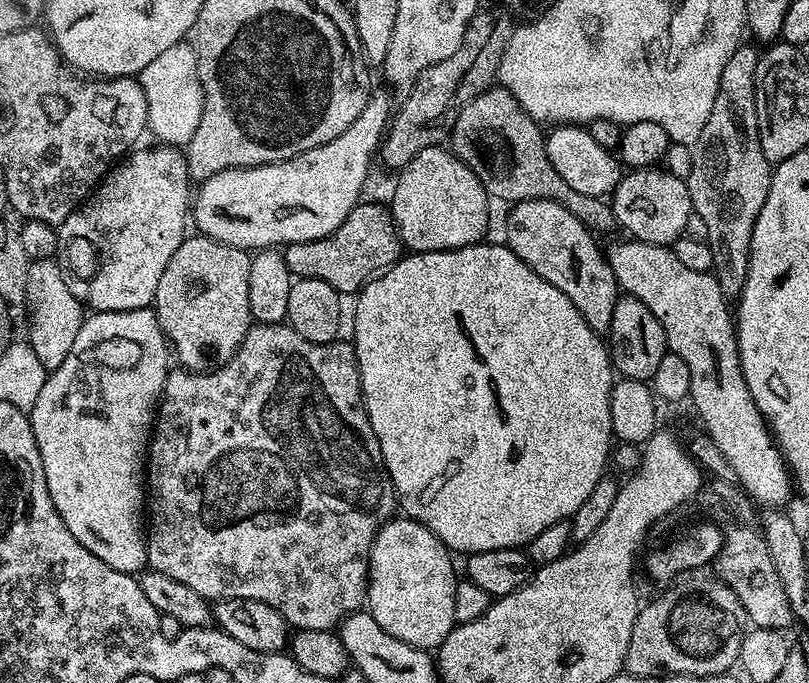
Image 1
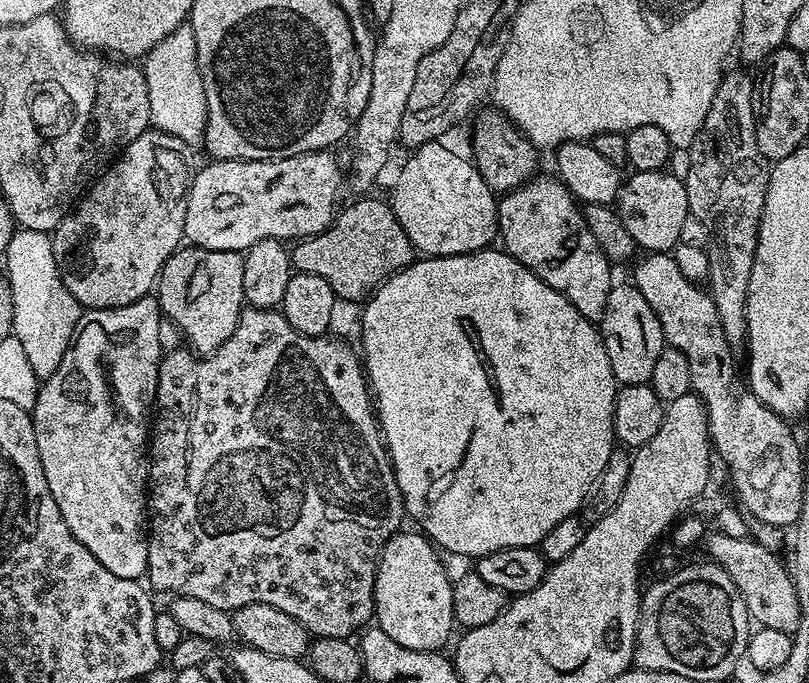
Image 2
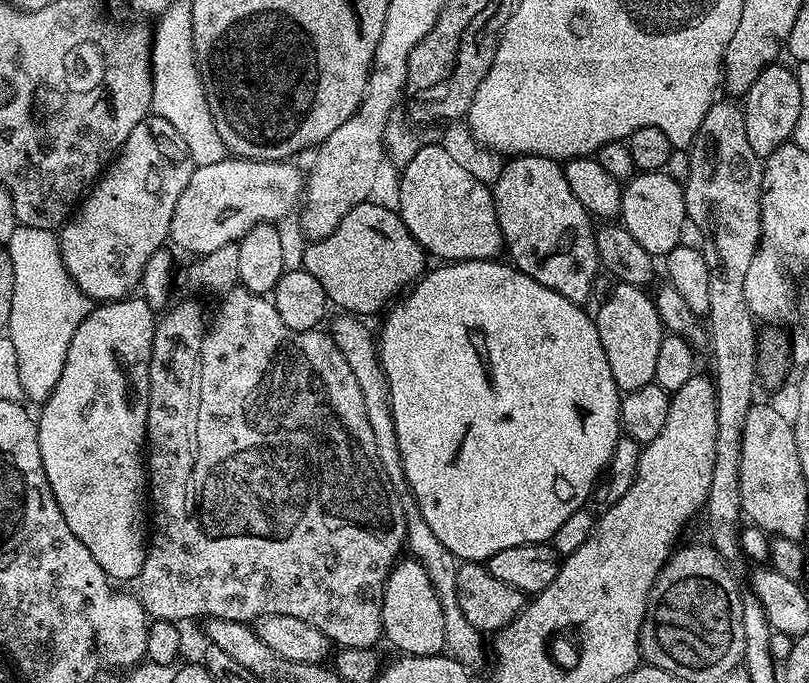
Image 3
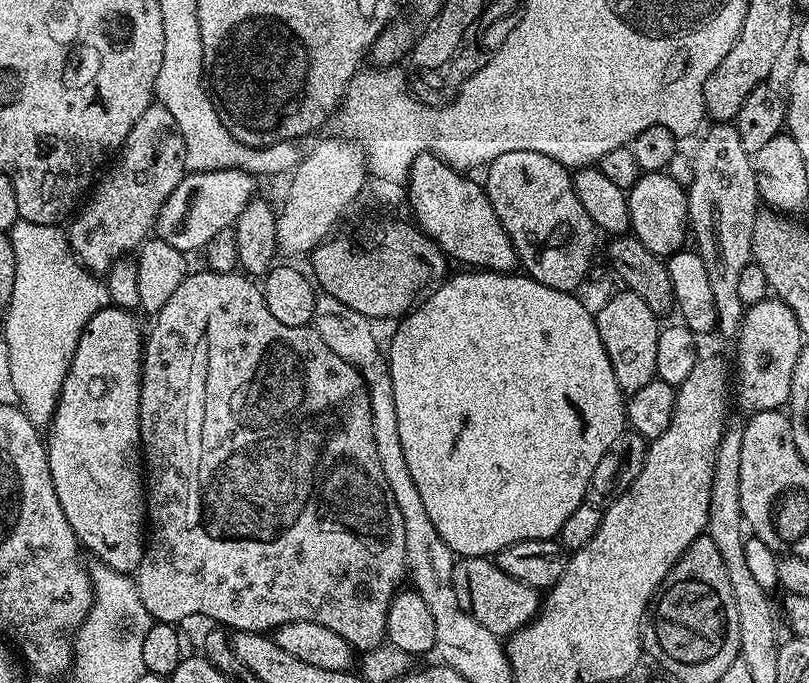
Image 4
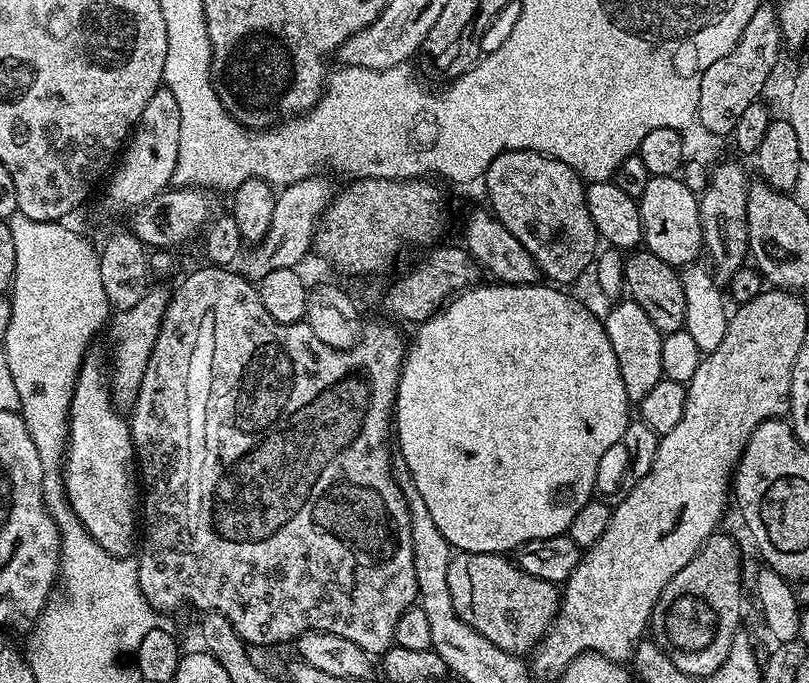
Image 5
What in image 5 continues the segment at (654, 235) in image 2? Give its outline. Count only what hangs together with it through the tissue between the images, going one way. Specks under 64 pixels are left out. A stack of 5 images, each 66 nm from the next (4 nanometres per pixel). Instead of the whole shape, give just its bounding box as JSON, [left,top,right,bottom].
[638,175,704,270]

